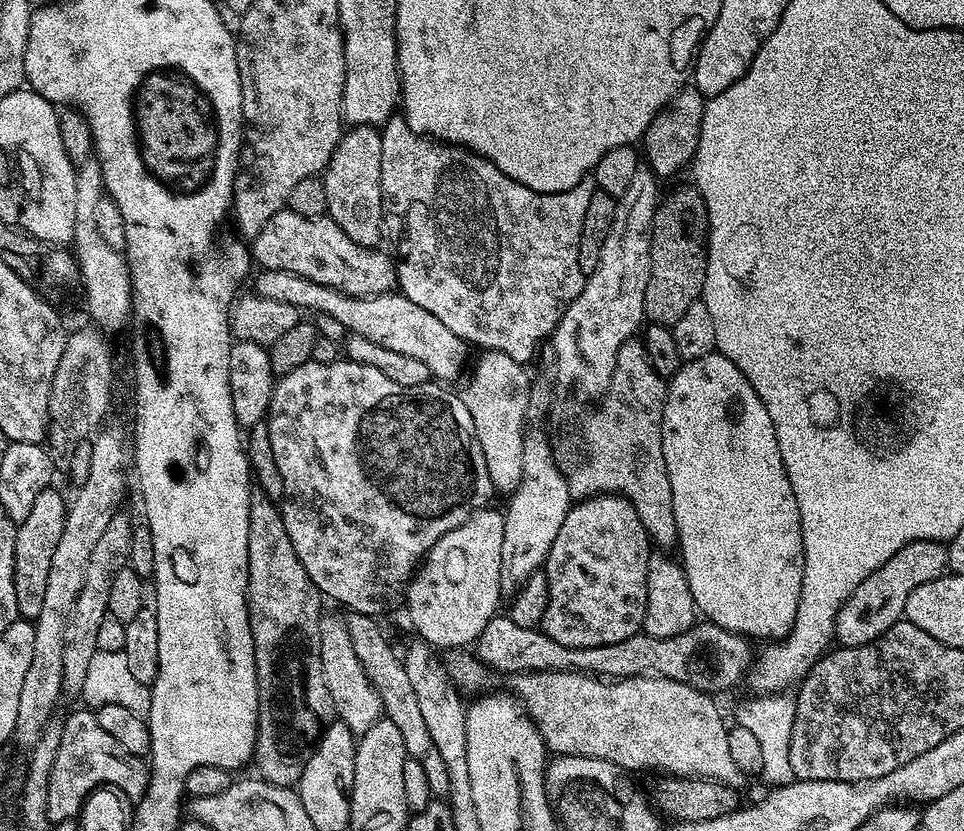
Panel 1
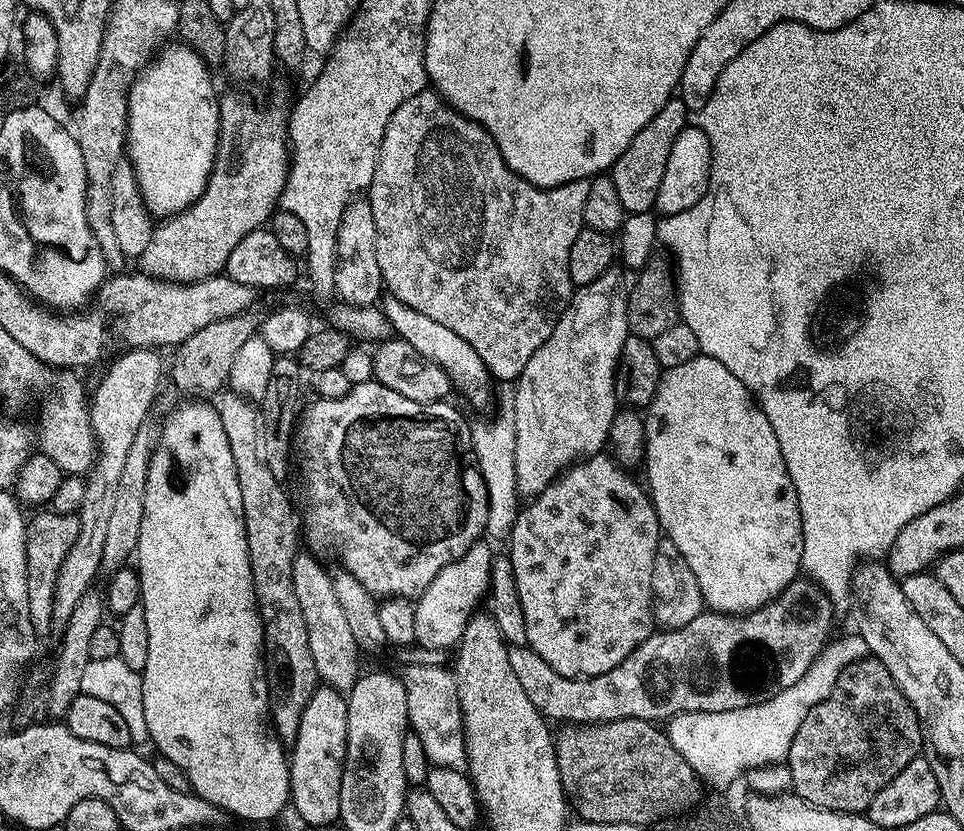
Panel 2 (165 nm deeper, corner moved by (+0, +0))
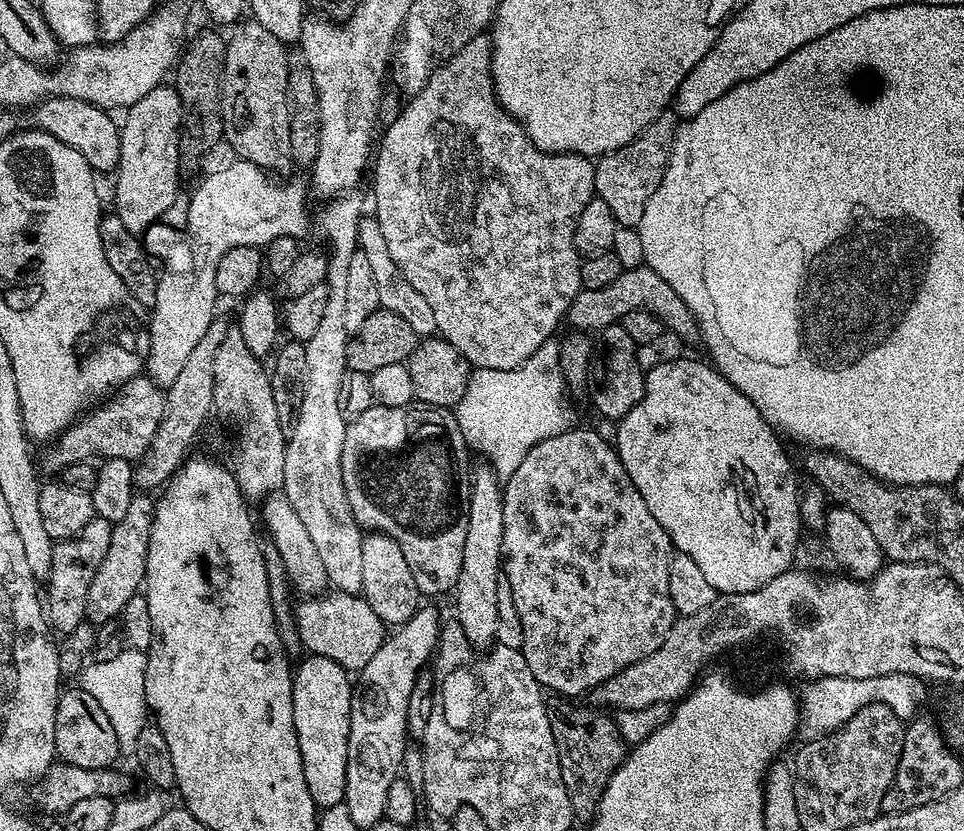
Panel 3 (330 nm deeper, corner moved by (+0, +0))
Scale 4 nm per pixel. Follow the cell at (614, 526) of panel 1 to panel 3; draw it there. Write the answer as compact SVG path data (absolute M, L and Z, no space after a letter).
M573 426L567 432L538 442L538 446L534 446L534 450L530 450L530 454L522 458L518 470L514 470L514 474L503 481L502 487L502 574L510 578L510 594L514 594L514 607L518 610L518 618L522 618L522 651L526 666L530 666L530 674L534 674L540 687L564 698L577 698L583 692L584 695L591 693L592 689L614 678L614 674L624 668L654 654L654 650L658 650L658 646L666 642L666 636L670 634L670 628L678 618L674 602L670 600L670 562L674 549L666 530L662 530L654 514L650 514L646 502L642 502L642 494L638 494L634 482L630 482L615 447L609 441L607 444L598 433Z

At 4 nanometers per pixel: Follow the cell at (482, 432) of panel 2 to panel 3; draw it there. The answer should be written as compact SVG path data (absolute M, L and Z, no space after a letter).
M551 340L518 368L510 371L475 369L462 402L454 409L458 430L462 430L469 449L473 453L485 452L487 463L501 481L508 480L538 442L573 427L572 404L566 390L568 383L561 368L560 344Z

